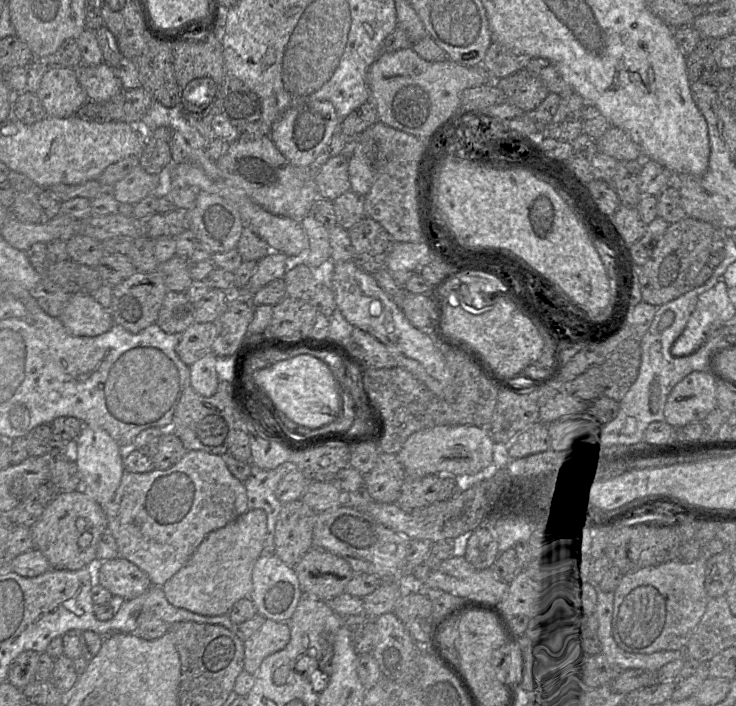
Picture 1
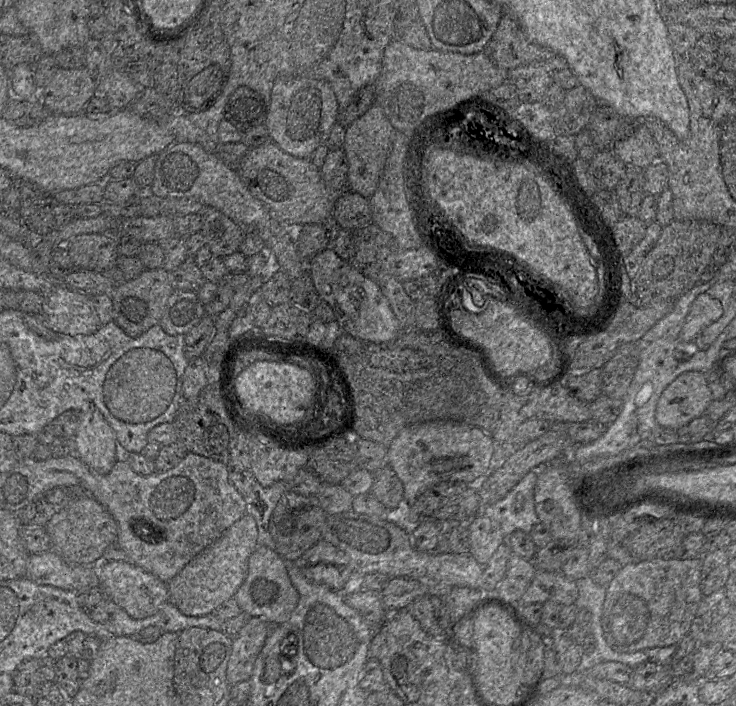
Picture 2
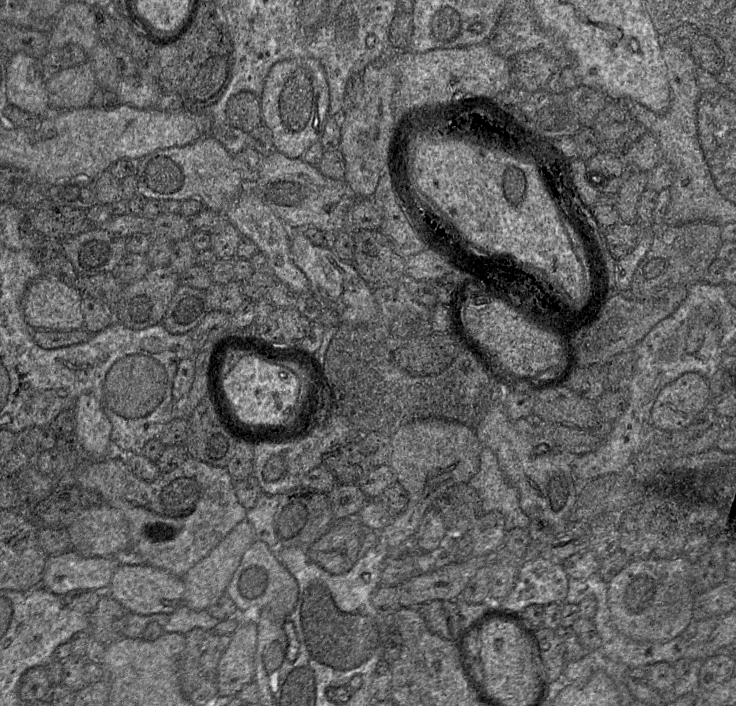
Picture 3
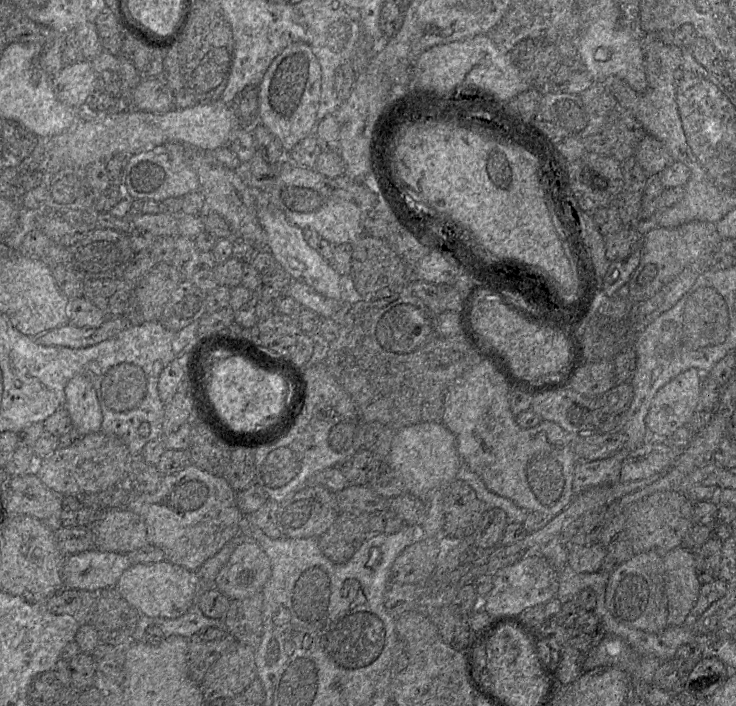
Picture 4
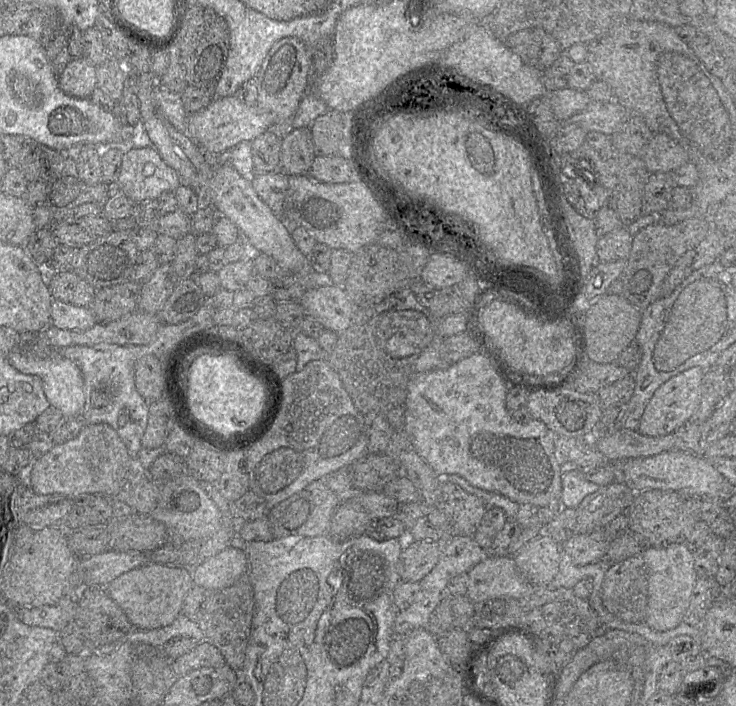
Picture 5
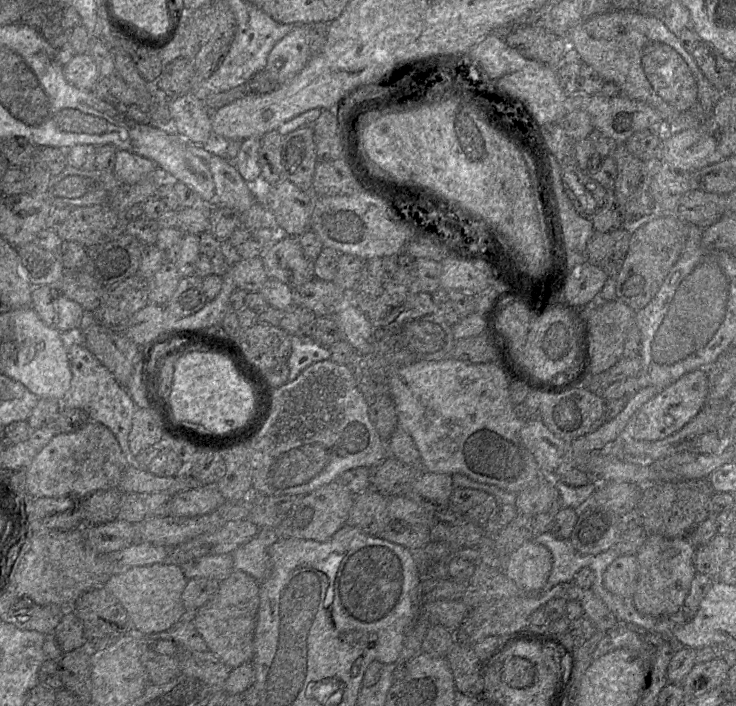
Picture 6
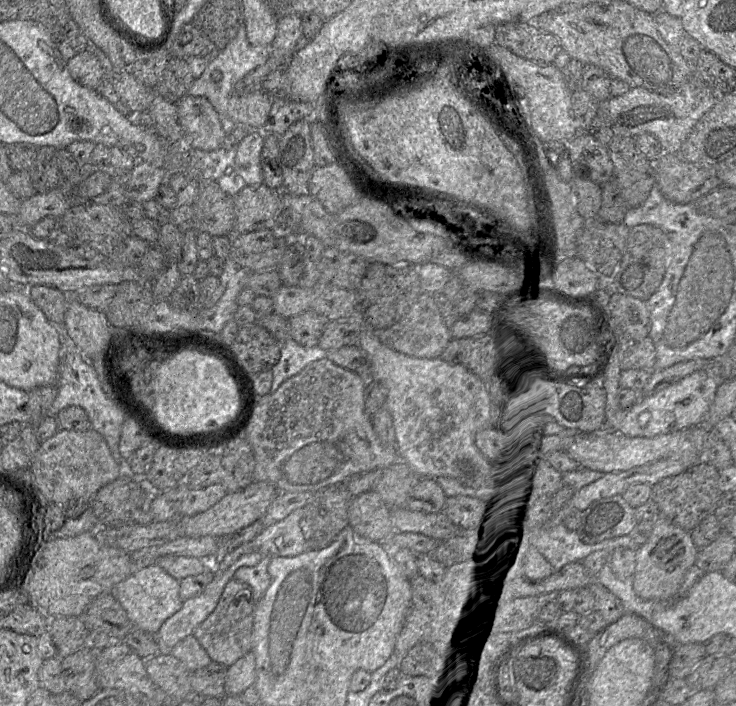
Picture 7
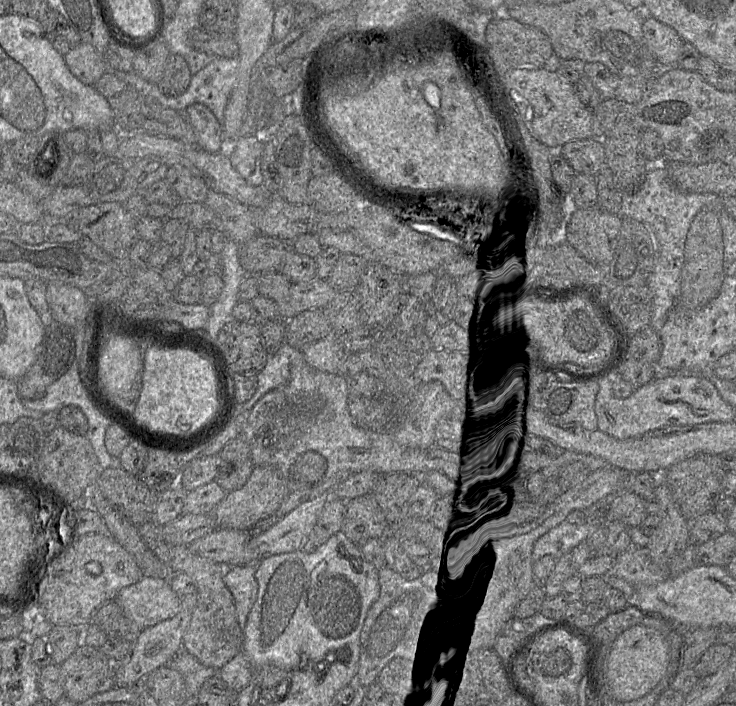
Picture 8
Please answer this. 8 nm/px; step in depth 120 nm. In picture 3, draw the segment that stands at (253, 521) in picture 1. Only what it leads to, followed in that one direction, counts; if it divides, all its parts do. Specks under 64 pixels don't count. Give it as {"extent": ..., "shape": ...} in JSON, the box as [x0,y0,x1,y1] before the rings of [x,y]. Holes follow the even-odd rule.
{"extent":[182,520,255,610],"shape":[[[247,520],[237,524],[204,559],[182,577],[185,585],[184,604],[193,610],[207,610],[209,606],[226,594],[226,589],[241,562],[243,554],[255,540],[255,532]]]}

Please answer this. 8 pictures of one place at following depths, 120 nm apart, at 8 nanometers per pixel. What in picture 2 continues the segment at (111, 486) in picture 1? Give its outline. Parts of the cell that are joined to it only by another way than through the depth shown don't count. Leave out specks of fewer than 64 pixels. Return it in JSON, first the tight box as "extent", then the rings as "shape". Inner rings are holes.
{"extent":[74,409,117,474],"shape":[[[97,409],[79,412],[79,426],[74,435],[76,456],[99,474],[107,474],[117,461],[116,436],[111,426]]]}

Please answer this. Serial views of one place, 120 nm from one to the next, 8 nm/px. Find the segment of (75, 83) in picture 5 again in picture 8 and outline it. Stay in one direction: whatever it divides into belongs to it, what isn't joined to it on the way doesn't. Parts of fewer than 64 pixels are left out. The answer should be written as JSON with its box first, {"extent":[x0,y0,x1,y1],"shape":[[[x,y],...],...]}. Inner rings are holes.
{"extent":[64,42,107,86],"shape":[[[85,42],[72,47],[64,60],[70,72],[87,85],[95,86],[107,71],[104,55]]]}

